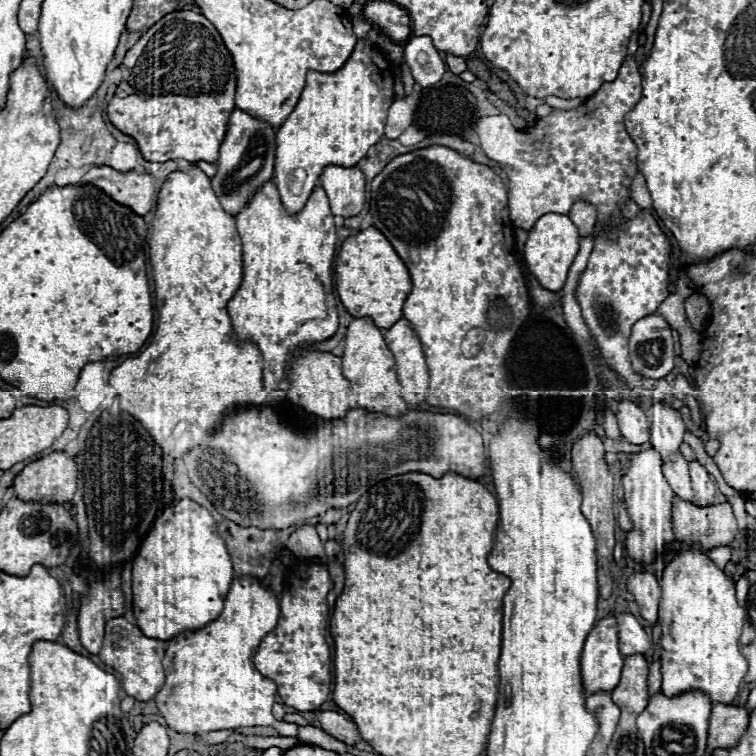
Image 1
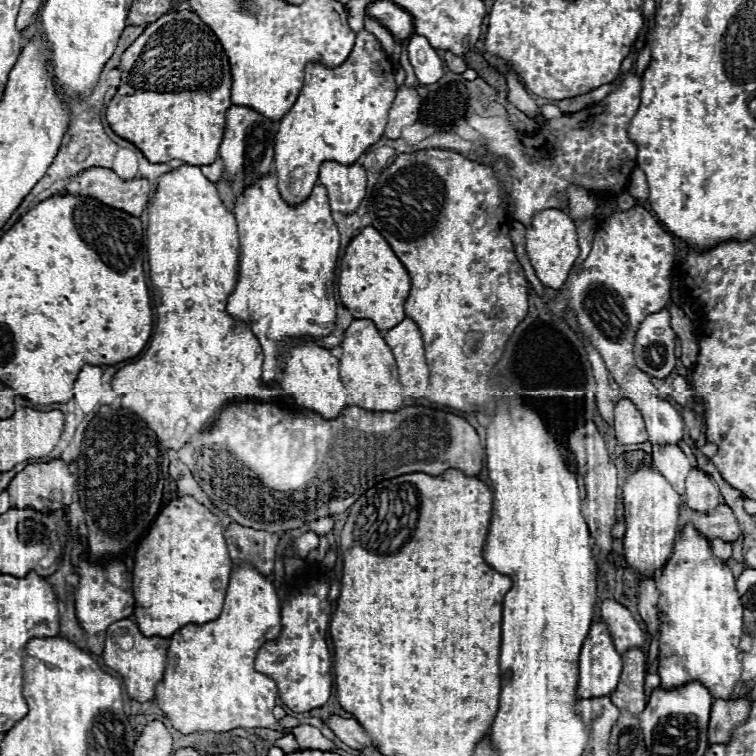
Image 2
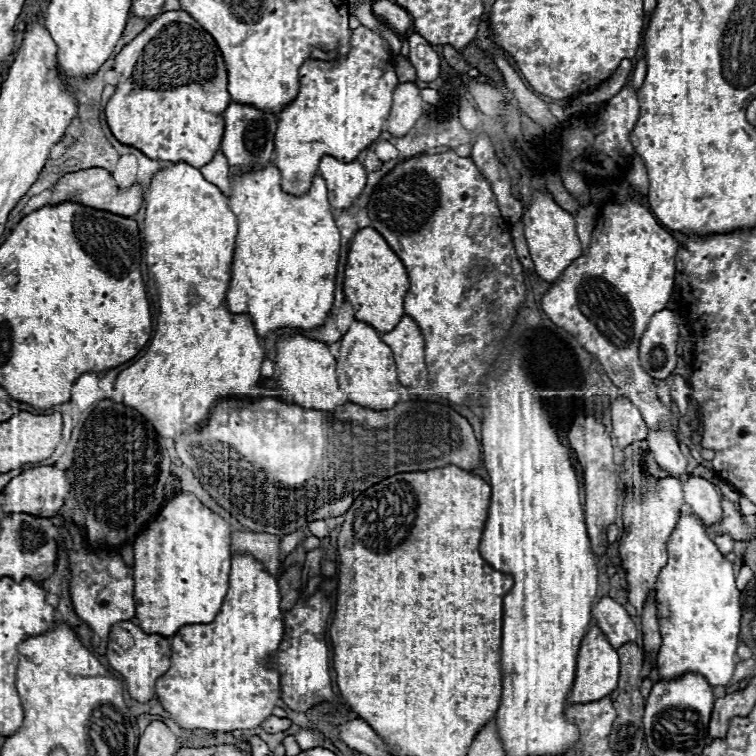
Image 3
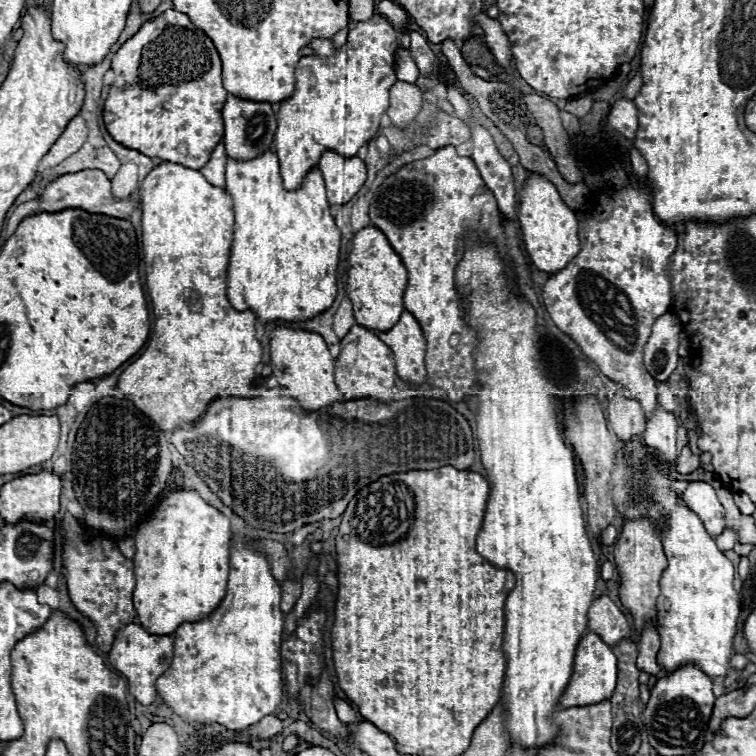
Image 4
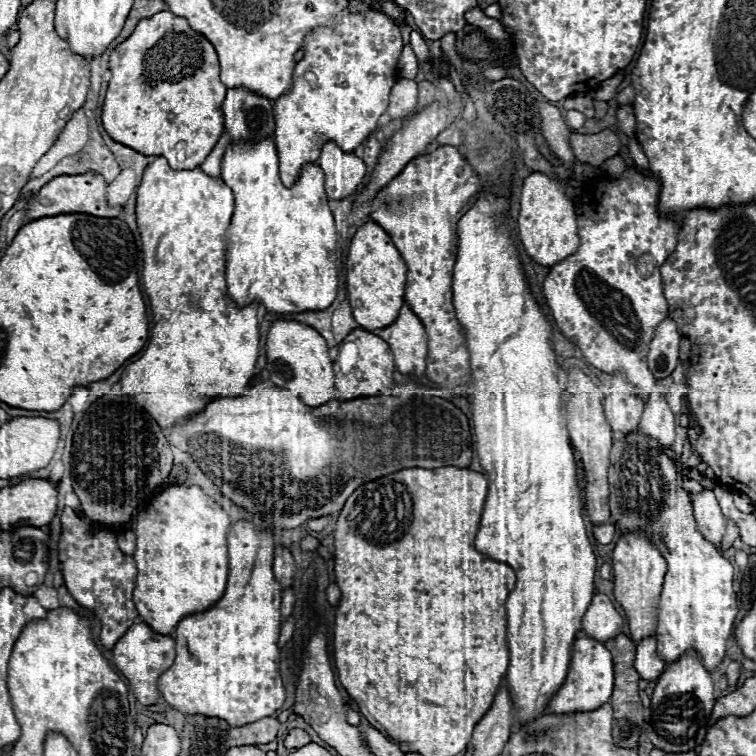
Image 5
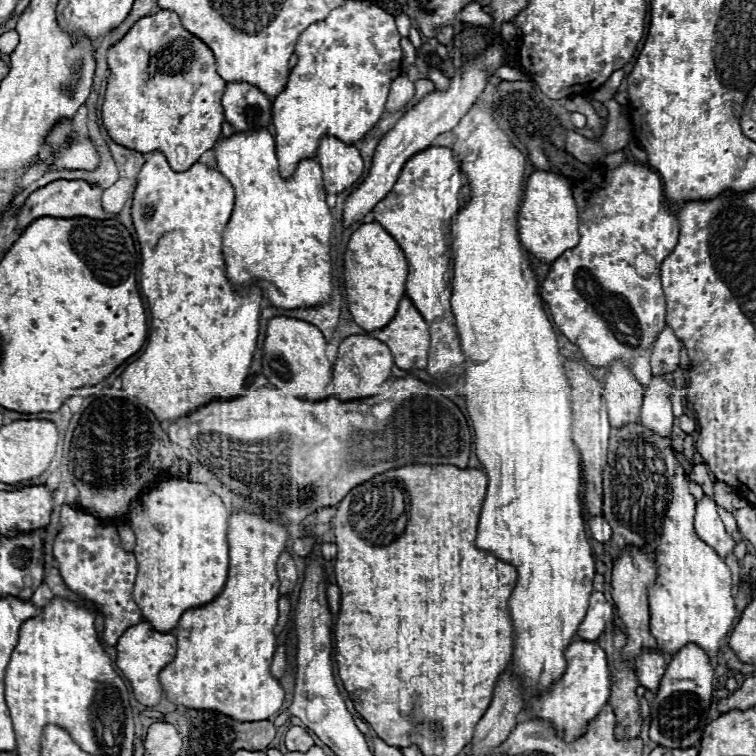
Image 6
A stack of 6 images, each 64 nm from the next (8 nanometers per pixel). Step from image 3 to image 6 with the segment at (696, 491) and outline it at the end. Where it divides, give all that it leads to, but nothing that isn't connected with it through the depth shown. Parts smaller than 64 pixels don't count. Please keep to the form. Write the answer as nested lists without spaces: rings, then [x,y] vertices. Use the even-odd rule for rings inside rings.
[[[706,496],[696,504],[696,534],[710,548],[714,548],[720,558],[728,558],[734,554],[734,538],[718,518],[716,504]]]

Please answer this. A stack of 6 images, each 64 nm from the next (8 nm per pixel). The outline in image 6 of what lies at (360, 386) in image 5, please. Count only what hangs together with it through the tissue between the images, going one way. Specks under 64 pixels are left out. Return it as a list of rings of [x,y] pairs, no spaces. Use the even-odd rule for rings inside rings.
[[[354,334],[354,336],[348,336],[348,338],[342,340],[338,354],[337,363],[344,366],[340,370],[340,374],[334,374],[334,388],[336,388],[336,398],[338,400],[348,402],[348,400],[358,400],[358,398],[372,396],[380,390],[380,386],[384,382],[390,380],[394,360],[392,360],[390,350],[386,348],[386,344],[382,344],[380,340],[364,336],[364,334]],[[348,372],[352,372],[352,374],[348,374]]]

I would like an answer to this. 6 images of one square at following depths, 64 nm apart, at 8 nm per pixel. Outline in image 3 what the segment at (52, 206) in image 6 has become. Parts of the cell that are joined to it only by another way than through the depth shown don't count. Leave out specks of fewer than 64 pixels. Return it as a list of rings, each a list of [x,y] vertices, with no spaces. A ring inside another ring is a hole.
[[[88,168],[88,170],[78,170],[78,172],[62,176],[52,186],[52,196],[50,196],[48,204],[56,206],[62,202],[76,202],[76,204],[82,204],[82,206],[88,206],[94,210],[106,210],[106,212],[114,212],[118,216],[130,216],[132,218],[142,206],[142,192],[144,192],[144,186],[138,186],[138,184],[134,184],[134,188],[128,188],[126,192],[118,192],[114,178],[106,170]]]

